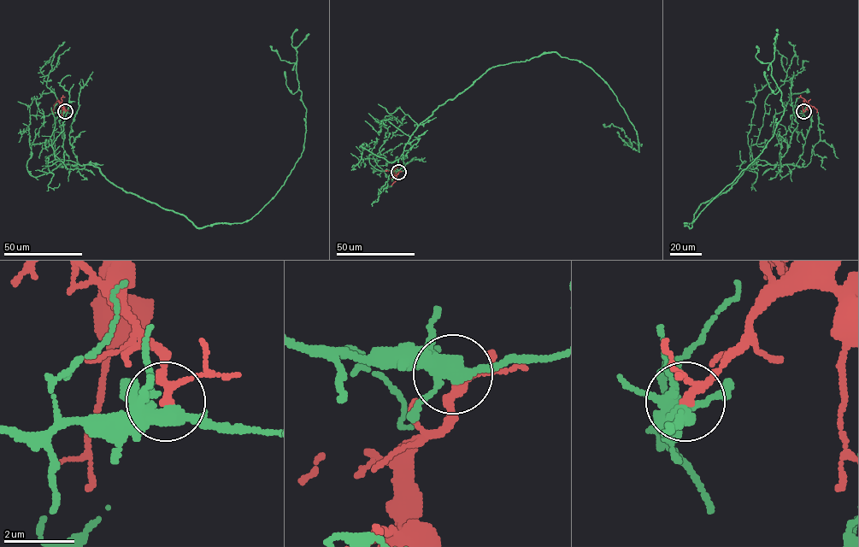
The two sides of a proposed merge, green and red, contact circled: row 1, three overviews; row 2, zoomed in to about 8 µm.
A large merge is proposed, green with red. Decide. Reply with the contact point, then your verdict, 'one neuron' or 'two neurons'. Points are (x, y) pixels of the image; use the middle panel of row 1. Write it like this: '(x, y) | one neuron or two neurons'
(398, 172) | two neurons

